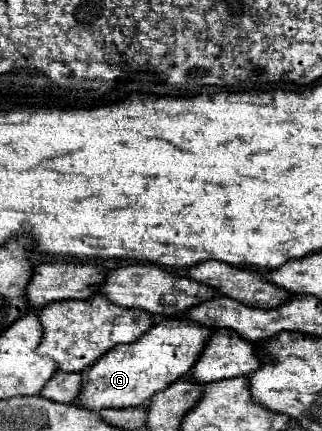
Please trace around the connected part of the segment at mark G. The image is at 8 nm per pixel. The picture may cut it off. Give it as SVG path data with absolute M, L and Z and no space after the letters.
M180 318L158 322L144 336L140 336L140 340L132 344L120 344L106 352L96 364L92 364L90 374L86 374L82 390L74 404L92 412L98 412L102 408L128 408L148 404L152 394L168 388L192 368L210 332L212 330L206 326L188 320L184 322Z

